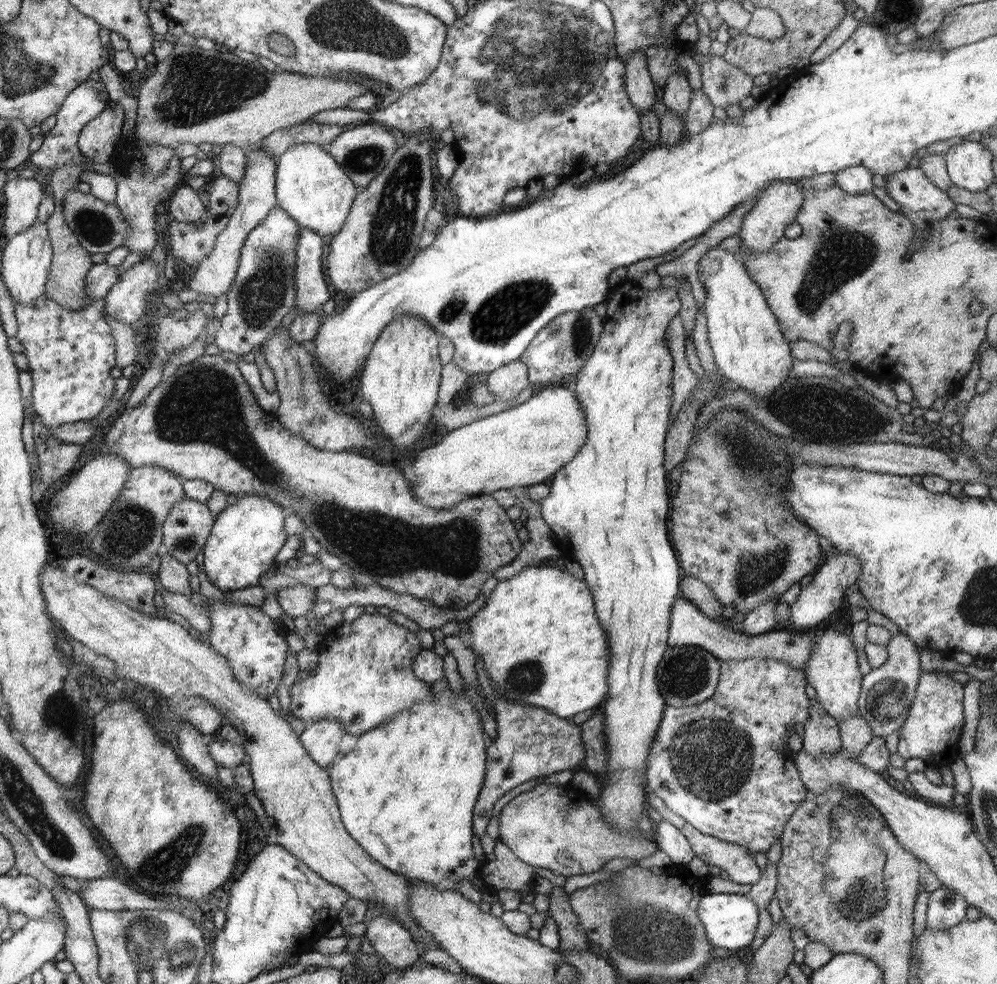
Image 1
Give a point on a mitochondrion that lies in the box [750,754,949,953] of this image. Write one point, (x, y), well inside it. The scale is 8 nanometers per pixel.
(863, 904)

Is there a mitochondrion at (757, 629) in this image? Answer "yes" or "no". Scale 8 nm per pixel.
no

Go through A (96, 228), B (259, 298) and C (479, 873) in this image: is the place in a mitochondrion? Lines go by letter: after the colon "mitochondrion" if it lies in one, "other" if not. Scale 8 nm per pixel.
A: mitochondrion
B: mitochondrion
C: other

